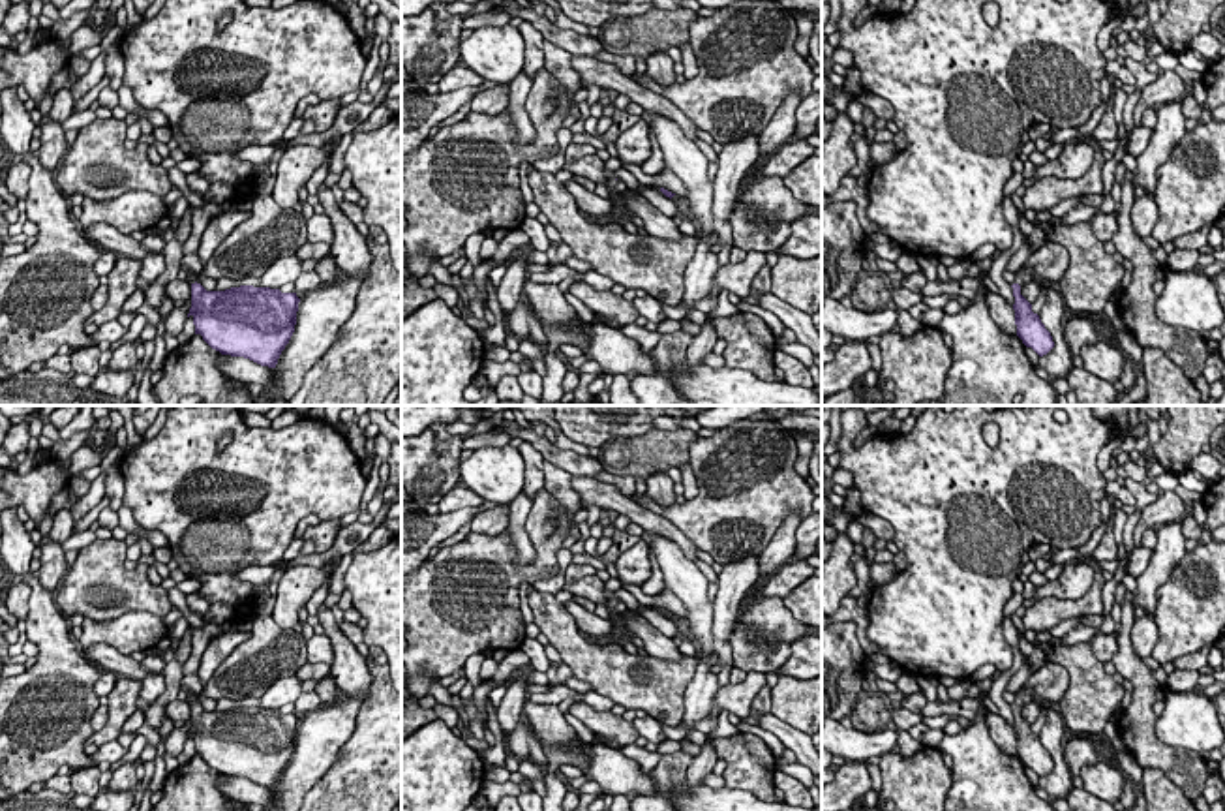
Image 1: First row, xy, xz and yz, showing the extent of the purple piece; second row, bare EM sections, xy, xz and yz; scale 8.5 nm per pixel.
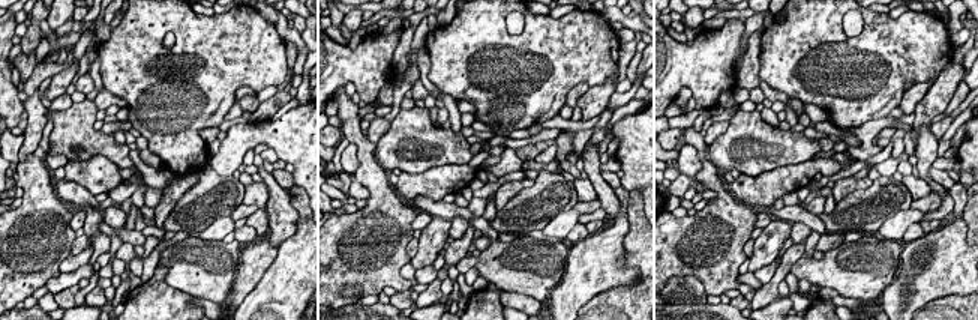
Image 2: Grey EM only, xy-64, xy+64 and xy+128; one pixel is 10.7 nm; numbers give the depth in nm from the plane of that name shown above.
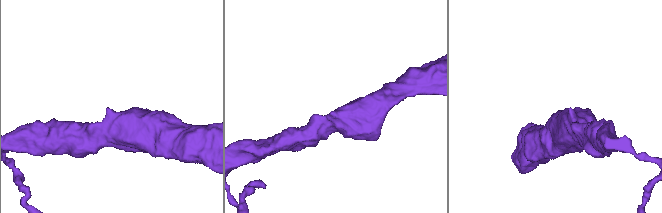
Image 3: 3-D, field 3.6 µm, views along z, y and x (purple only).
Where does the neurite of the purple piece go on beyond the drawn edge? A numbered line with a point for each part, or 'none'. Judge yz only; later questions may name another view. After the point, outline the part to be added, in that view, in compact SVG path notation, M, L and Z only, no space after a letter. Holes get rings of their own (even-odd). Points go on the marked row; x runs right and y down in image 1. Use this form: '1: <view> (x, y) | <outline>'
1: yz (1025, 275) | M1021 267L1017 272L1015 272L1015 283L1019 285L1024 285L1028 282L1036 280L1036 274L1030 267Z

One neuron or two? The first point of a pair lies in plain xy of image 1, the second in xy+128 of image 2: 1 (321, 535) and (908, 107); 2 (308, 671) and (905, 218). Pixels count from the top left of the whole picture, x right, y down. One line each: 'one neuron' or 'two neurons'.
1: two neurons
2: two neurons

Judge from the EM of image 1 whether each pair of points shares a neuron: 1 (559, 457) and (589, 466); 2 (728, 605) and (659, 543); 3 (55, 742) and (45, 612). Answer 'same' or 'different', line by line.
1: same
2: different
3: same

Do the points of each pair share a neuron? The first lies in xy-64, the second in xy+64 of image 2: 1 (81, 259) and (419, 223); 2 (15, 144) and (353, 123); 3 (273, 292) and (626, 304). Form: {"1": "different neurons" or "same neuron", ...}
{"1": "different neurons", "2": "different neurons", "3": "same neuron"}

